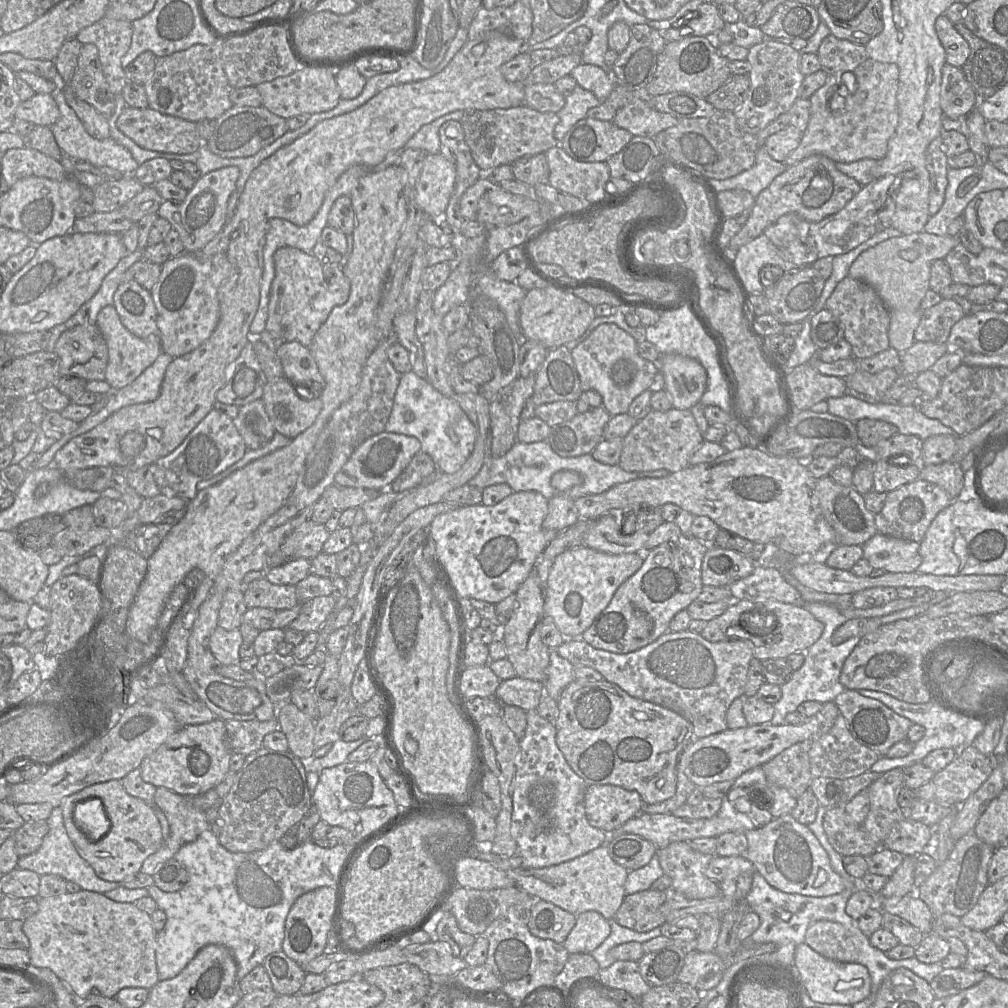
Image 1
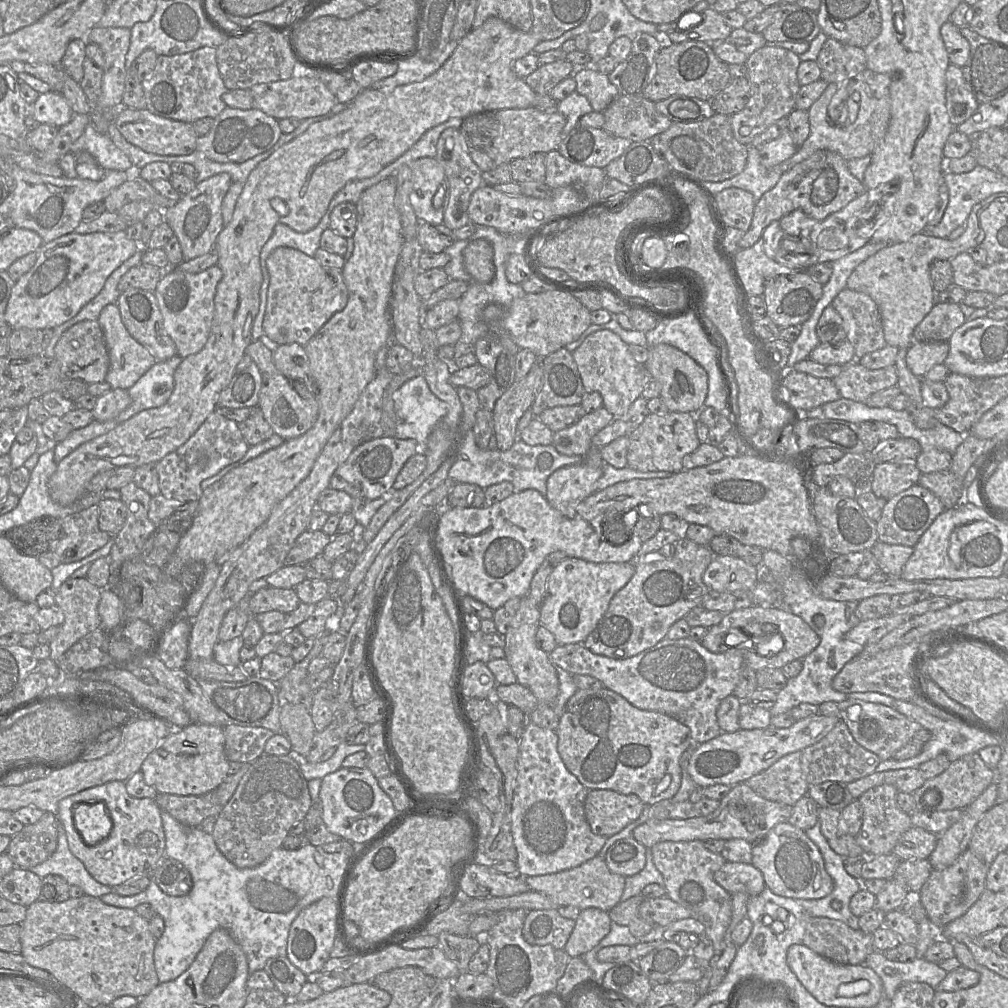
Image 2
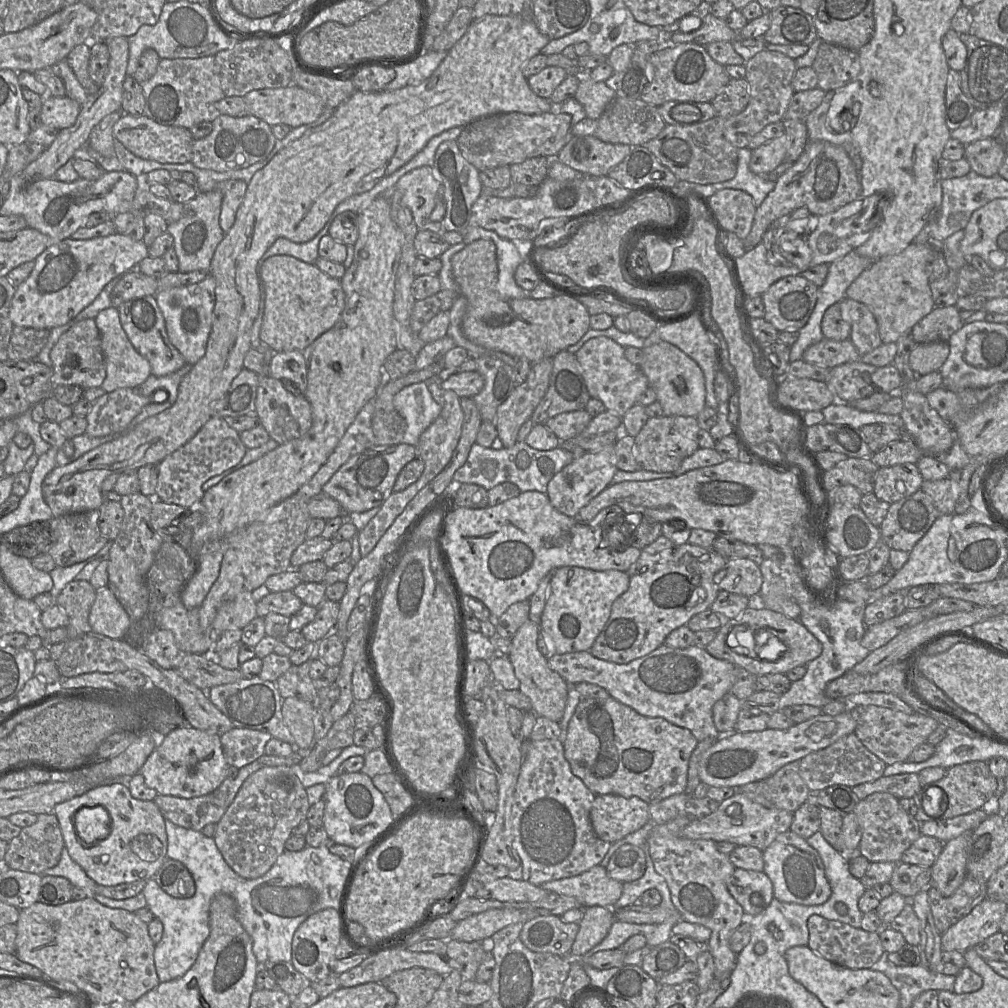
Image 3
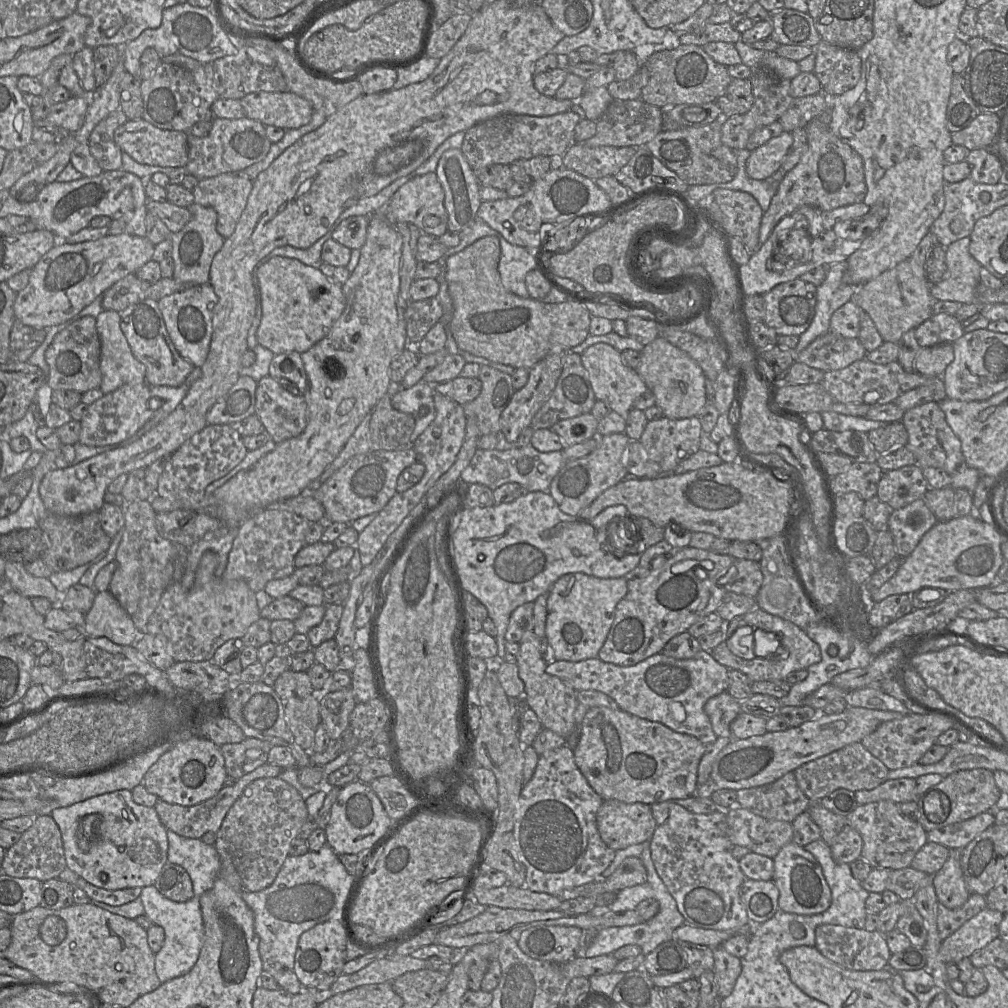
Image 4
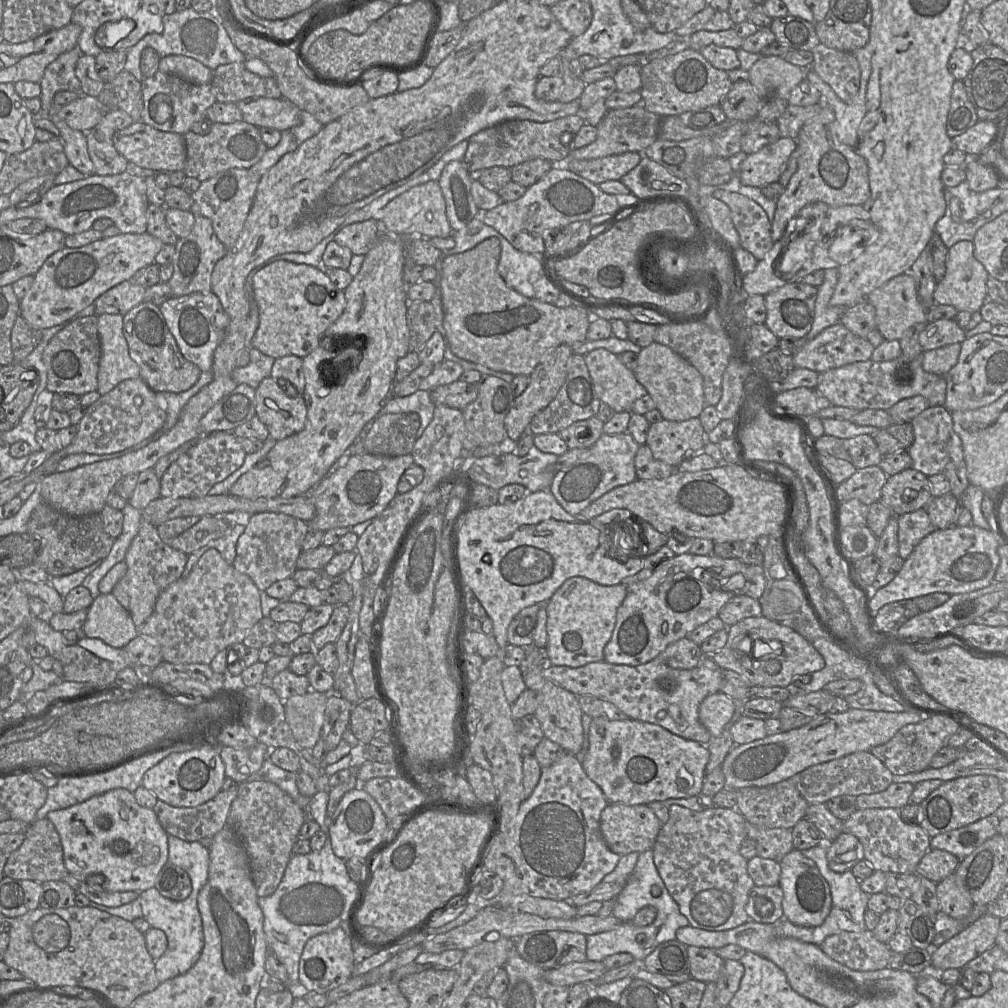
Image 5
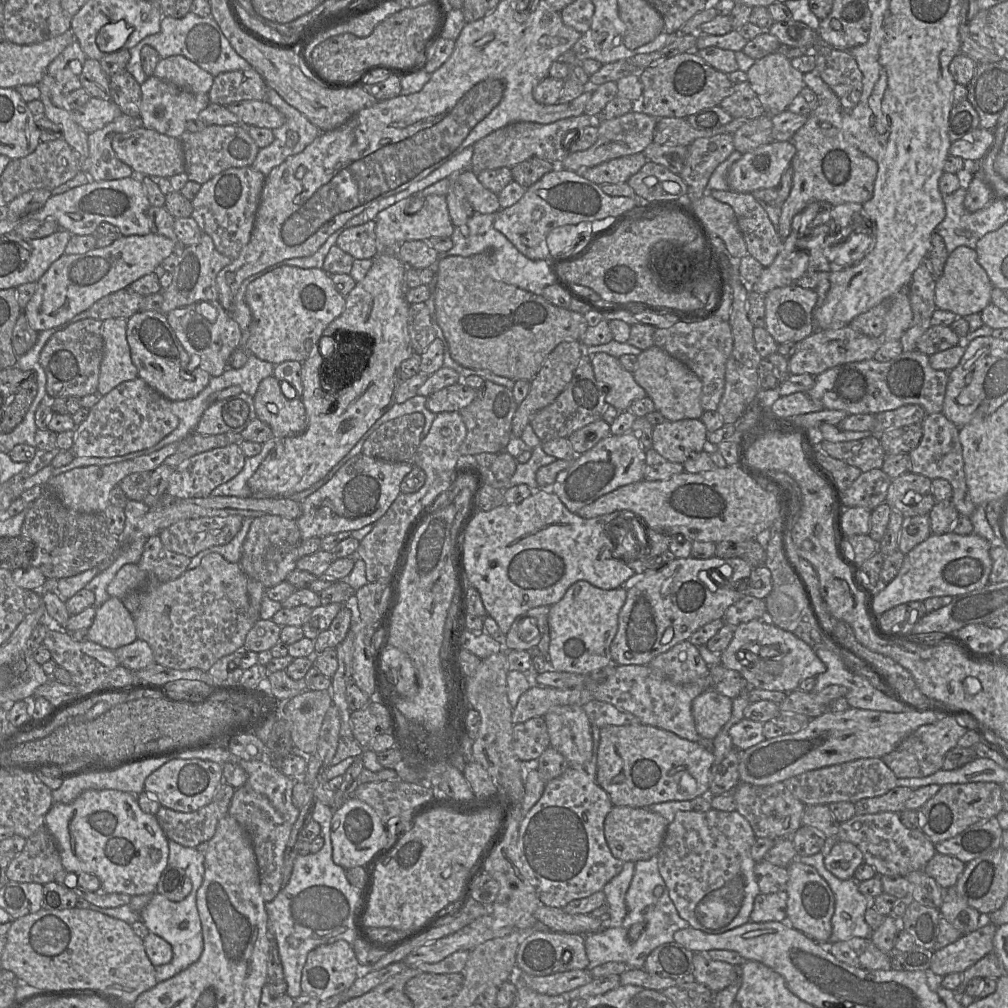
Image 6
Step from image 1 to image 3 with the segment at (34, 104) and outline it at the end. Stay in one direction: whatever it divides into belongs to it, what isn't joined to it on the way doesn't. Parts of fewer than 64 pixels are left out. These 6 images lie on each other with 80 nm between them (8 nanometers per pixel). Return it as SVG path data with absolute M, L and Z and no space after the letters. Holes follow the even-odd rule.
M46 96L41 104L41 123L57 130L71 127L80 113L81 106L67 96Z

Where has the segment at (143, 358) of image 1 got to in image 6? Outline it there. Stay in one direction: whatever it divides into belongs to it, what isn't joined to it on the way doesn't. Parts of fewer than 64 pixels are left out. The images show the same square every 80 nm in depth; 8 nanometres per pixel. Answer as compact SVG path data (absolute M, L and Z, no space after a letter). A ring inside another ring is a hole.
M110 318L102 322L104 352L98 378L98 392L102 396L120 383L138 377L126 338L126 327L127 319L123 318Z

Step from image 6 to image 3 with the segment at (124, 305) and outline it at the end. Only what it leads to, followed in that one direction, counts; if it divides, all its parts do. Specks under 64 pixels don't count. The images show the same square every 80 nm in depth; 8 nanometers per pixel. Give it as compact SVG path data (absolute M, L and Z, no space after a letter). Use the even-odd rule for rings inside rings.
M131 270L123 274L110 294L113 307L118 308L122 303L144 297L156 295L158 279L147 276L138 270Z

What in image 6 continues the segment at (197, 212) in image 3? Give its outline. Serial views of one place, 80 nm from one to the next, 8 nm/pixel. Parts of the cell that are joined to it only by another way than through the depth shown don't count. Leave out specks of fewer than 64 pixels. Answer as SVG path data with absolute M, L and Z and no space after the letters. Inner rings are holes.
M203 232L198 244L186 247L181 245L178 264L172 273L171 284L162 290L163 303L160 312L166 315L174 309L191 304L218 301L216 277L231 261L230 258L216 250L212 238Z

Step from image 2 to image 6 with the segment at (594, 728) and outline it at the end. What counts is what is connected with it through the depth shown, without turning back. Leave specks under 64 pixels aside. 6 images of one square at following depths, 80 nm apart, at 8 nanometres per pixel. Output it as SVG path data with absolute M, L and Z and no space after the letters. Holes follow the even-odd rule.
M647 724L607 725L600 728L596 782L609 795L614 806L649 807L666 801L692 800L709 794L710 770L714 755L698 742Z

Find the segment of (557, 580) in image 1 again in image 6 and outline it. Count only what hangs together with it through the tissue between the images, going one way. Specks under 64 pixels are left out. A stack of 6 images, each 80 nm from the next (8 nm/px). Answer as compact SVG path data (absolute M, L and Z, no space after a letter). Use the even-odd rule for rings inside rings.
M580 580L572 584L560 601L550 607L548 615L549 661L554 670L590 674L614 664L611 643L618 630L618 615L626 602L624 587L603 590Z

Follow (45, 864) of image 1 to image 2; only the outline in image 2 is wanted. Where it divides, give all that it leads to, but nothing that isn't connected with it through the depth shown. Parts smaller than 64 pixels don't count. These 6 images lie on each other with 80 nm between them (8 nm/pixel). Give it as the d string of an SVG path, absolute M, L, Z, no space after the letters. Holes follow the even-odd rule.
M60 822L55 852L47 860L29 868L29 870L40 878L49 874L60 875L69 885L79 886L89 896L101 897L112 892L112 887L96 881L84 864L71 853L66 833Z

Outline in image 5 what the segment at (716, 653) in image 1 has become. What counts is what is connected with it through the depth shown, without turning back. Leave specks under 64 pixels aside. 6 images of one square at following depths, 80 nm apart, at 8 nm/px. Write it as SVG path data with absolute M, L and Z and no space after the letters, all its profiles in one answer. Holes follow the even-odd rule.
M703 653L699 664L692 669L671 668L654 658L639 666L612 664L606 661L592 662L577 668L552 665L543 670L543 676L575 695L591 695L609 701L631 719L662 726L675 735L707 746L712 736L699 720L699 705L707 696L720 691L721 672L722 668L713 661L711 655Z

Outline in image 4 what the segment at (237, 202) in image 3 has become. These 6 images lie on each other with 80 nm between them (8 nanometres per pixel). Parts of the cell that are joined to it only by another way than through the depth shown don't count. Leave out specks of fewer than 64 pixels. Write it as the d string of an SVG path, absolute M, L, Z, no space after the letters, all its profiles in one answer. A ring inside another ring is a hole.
M238 173L200 179L193 189L194 203L212 207L217 213L217 232L223 237L230 237L247 204L253 181Z

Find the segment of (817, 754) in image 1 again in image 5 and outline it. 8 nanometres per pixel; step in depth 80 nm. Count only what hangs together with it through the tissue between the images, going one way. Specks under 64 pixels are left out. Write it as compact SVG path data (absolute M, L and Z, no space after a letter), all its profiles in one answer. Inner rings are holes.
M860 751L810 766L788 780L809 804L817 804L826 803L829 799L841 795L856 797L881 792L893 783L892 776L892 772L870 751Z

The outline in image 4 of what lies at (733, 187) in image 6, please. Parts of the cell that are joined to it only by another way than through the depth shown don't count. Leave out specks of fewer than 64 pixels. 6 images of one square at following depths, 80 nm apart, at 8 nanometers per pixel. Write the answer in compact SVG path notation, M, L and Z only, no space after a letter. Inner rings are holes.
M784 131L751 151L746 162L747 175L756 180L766 180L777 172L793 144L792 132Z

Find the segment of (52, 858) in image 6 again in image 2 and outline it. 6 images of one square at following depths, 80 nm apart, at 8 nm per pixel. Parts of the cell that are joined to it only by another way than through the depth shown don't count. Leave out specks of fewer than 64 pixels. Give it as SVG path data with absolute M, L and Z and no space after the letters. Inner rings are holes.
M44 812L38 822L12 836L7 854L15 867L29 869L47 860L57 848L58 825L56 814Z

